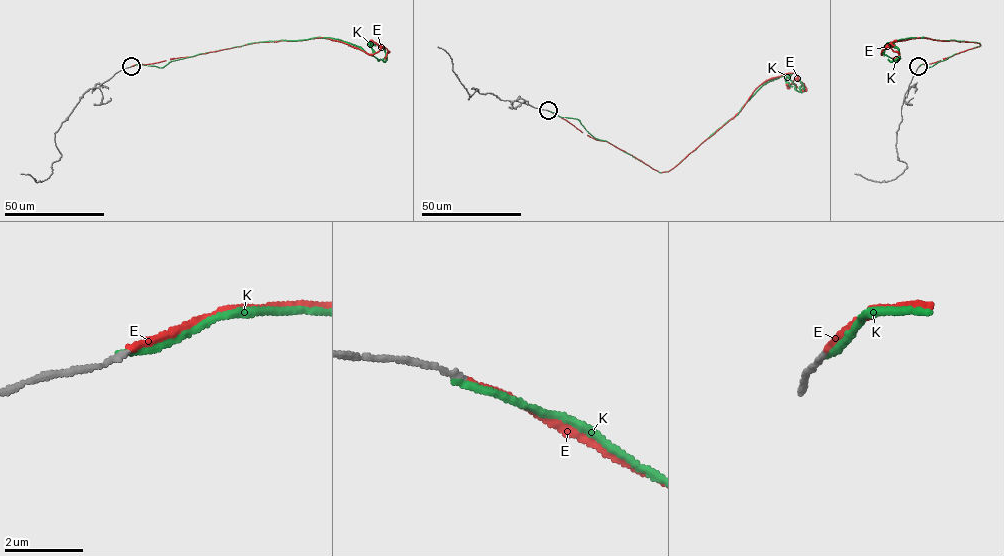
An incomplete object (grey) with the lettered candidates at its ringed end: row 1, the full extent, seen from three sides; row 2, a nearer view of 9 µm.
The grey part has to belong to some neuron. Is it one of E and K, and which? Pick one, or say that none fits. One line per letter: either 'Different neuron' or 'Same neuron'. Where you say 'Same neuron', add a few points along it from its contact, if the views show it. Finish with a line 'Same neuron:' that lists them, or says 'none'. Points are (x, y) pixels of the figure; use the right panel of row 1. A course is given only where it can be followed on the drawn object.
E: Same neuron. Its course: (918, 66), (980, 43), (908, 39), (894, 41), (881, 51), (890, 47), (899, 53), (892, 58)
K: Different neuron
Same neuron: E

